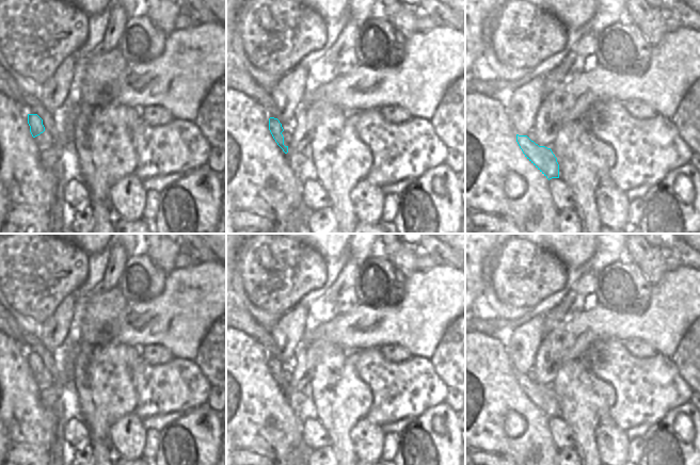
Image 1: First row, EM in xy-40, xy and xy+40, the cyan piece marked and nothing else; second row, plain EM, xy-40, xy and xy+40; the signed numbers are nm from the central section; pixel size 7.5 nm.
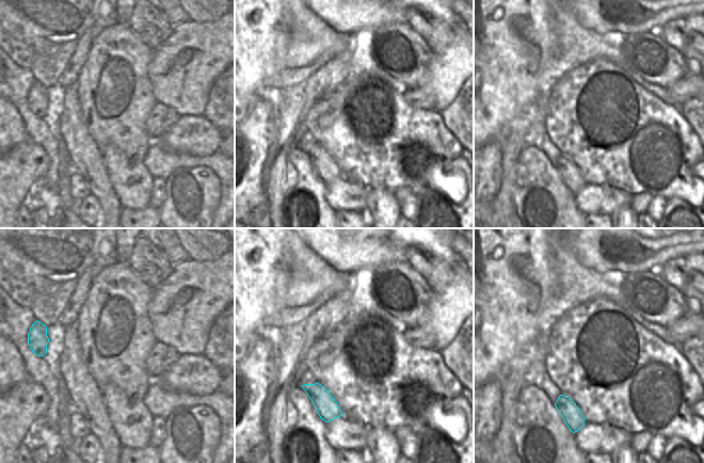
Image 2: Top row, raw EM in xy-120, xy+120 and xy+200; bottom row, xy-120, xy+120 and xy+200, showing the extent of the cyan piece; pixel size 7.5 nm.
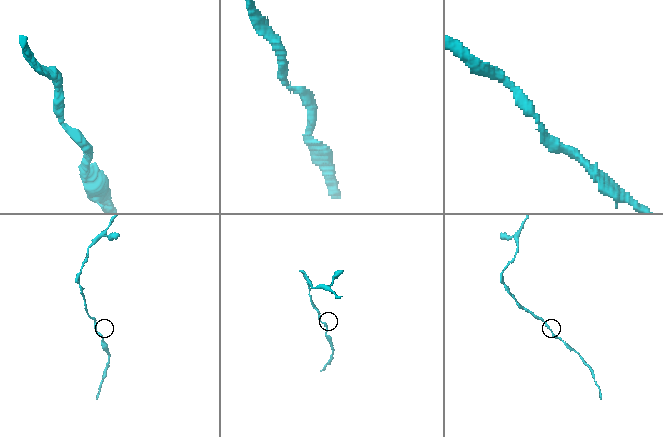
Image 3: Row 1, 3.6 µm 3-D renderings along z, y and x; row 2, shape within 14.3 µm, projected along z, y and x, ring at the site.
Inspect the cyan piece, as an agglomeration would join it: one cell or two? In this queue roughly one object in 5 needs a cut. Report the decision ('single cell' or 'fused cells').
single cell

